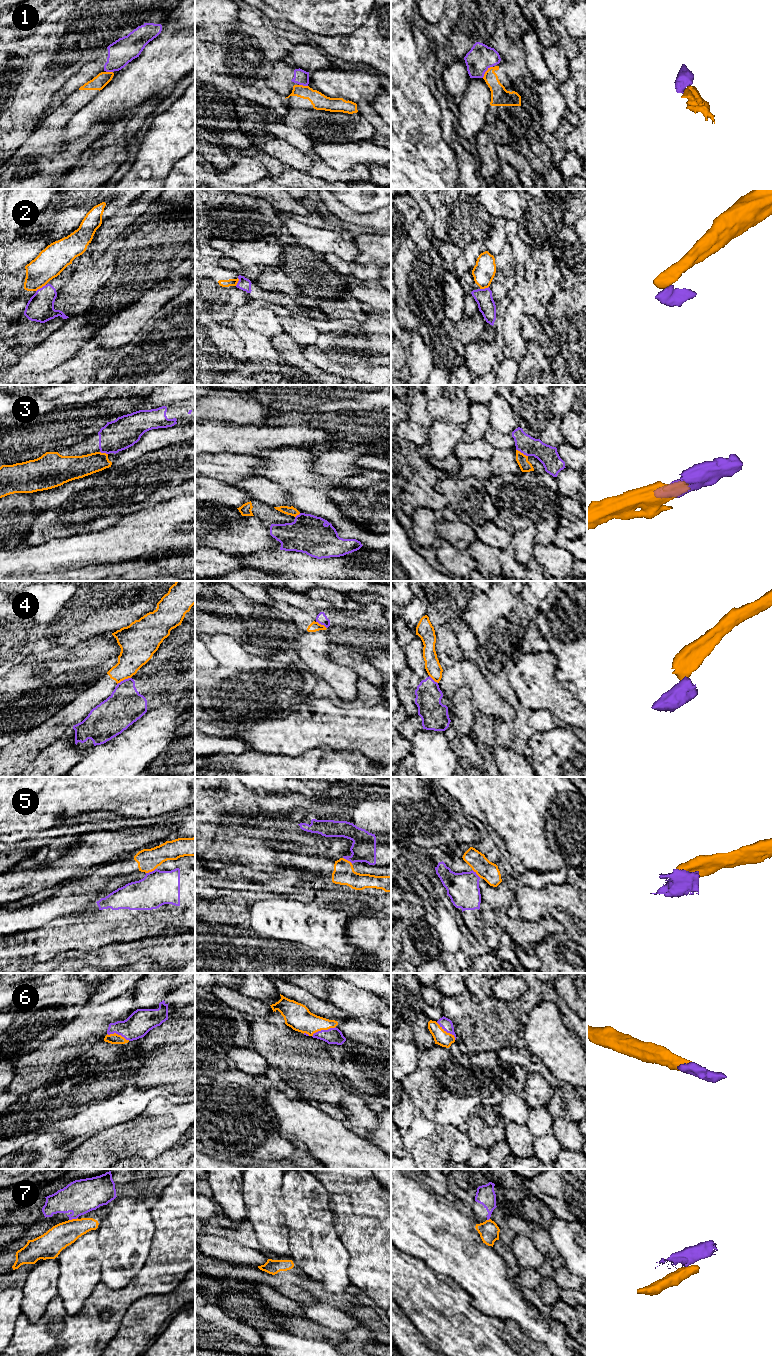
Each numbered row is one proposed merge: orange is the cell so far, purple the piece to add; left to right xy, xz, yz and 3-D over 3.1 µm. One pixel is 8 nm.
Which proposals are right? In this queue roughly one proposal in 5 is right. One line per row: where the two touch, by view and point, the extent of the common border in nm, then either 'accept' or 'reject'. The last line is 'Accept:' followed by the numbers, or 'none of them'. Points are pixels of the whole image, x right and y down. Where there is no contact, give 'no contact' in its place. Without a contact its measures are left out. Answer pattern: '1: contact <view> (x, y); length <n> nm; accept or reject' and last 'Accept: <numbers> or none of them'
1: contact yz (486, 71); length 130 nm; reject
2: contact xy (40, 287); length 100 nm; reject
3: contact yz (522, 453); length 110 nm; accept
4: contact xy (123, 679); length 130 nm; reject
5: contact xy (150, 871); length 90 nm; reject
6: contact xz (323, 1029); length 200 nm; accept
7: contact xy (73, 1219); length 80 nm; reject
Accept: 3, 6

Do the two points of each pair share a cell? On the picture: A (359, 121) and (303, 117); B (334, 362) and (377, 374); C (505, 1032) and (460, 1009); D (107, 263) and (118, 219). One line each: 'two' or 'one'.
A: one
B: one
C: one
D: two

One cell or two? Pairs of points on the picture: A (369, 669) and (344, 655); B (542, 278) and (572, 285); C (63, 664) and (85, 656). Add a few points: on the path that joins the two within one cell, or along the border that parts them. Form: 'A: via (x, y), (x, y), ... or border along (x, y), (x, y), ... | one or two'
A: via (363, 668), (356, 665), (350, 659) | one
B: via (549, 279), (565, 280) | one
C: via (68, 664), (80, 661) | one

